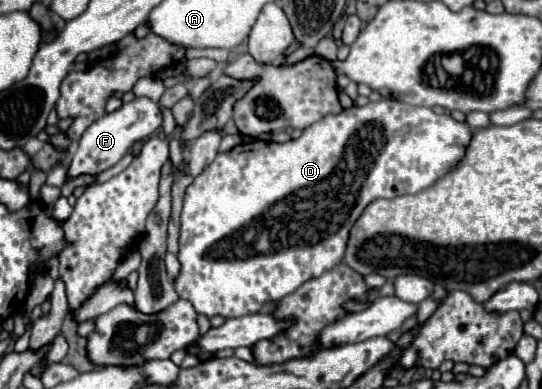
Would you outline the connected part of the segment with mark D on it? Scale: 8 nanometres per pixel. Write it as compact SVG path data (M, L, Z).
M383 98L377 102L369 102L367 106L353 106L349 110L343 110L341 114L329 114L323 120L309 126L307 130L303 130L303 134L297 140L289 140L285 144L249 140L249 142L241 142L229 152L217 154L215 160L199 176L195 176L193 184L189 184L185 190L183 212L181 212L181 232L179 232L179 254L177 254L181 270L179 270L179 276L175 278L177 294L189 300L193 308L197 310L197 314L205 314L207 318L213 318L213 316L237 318L237 316L259 312L265 302L279 302L283 296L293 294L303 282L319 278L323 272L331 270L343 260L349 230L373 200L377 198L389 200L403 194L417 194L433 186L439 178L443 178L447 172L455 170L461 164L465 150L471 142L471 136L473 136L473 130L469 128L469 124L457 122L449 114L435 114L431 108L411 106L405 102Z

